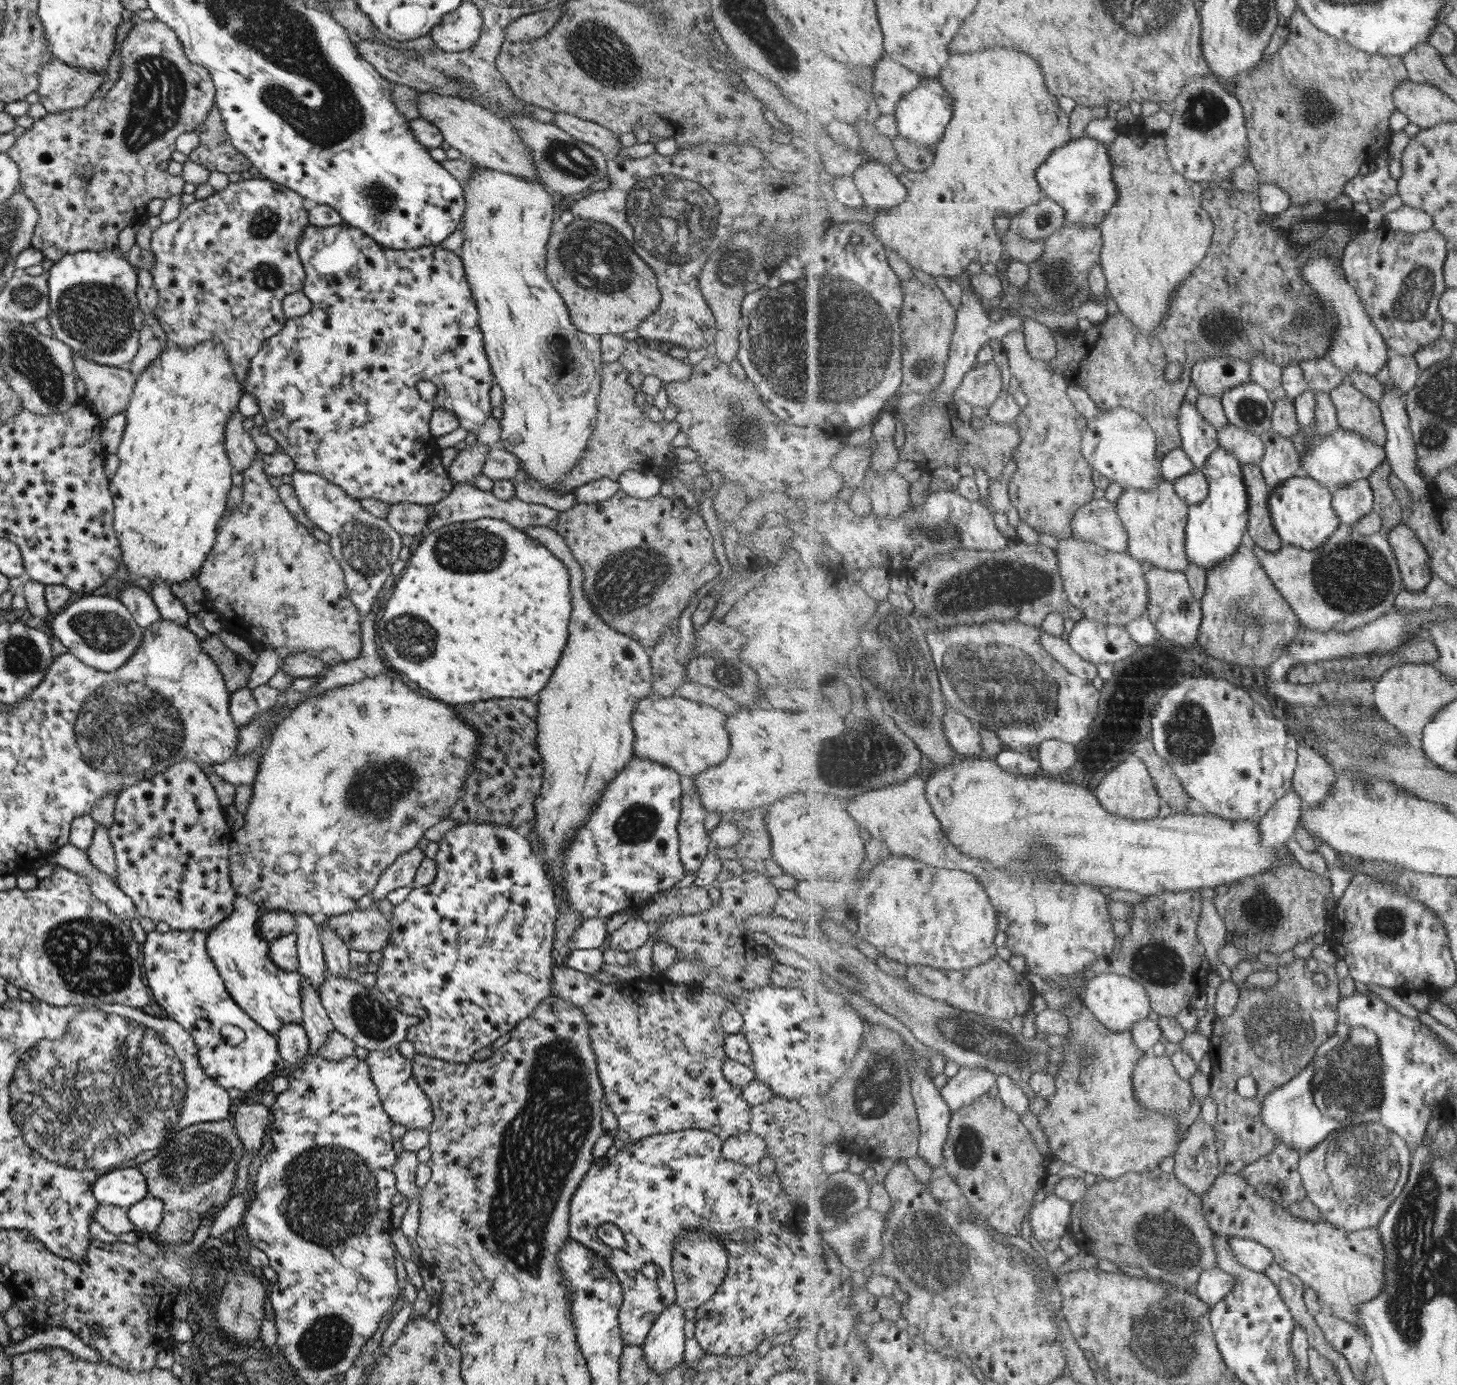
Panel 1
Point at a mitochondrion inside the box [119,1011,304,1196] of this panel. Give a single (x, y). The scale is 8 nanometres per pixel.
(196, 1159)

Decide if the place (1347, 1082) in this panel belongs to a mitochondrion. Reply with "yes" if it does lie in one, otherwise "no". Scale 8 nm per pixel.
yes

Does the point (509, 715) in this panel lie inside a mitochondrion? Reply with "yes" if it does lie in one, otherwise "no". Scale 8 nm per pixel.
no

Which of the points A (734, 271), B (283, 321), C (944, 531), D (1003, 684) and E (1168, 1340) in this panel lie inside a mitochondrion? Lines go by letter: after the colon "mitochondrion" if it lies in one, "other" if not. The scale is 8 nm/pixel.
A: mitochondrion
B: other
C: mitochondrion
D: mitochondrion
E: mitochondrion

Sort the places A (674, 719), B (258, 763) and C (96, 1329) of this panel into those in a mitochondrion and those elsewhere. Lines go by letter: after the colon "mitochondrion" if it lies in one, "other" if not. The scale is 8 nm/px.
A: other
B: other
C: other

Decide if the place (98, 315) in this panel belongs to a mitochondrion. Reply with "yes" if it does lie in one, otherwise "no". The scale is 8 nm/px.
yes

